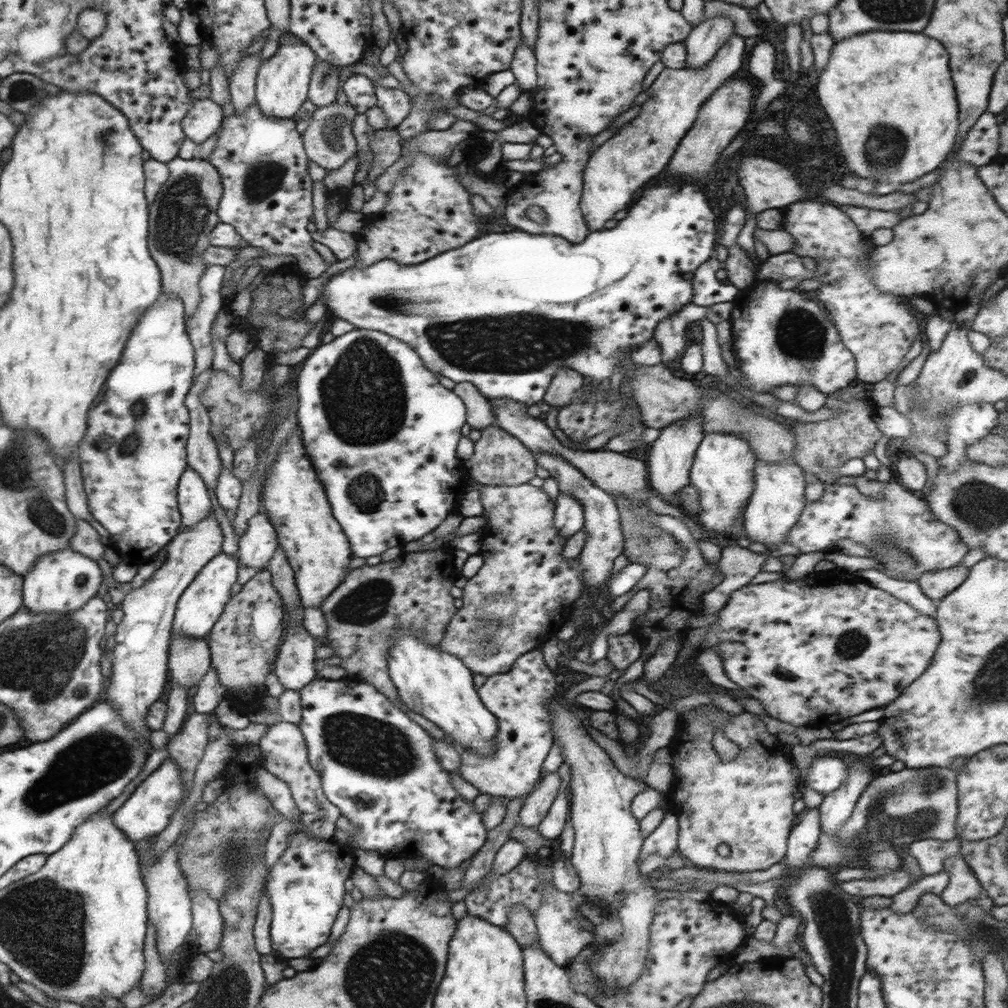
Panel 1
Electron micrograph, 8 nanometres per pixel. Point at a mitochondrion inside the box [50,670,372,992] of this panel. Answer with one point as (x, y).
(230, 854)

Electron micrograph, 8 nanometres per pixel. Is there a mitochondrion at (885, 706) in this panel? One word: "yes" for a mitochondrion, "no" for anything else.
no

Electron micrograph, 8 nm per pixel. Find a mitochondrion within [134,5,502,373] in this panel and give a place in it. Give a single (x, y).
(182, 209)

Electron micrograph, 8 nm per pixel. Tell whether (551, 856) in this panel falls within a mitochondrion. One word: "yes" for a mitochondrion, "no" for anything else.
no

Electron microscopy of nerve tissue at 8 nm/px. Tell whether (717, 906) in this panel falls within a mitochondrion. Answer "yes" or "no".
no

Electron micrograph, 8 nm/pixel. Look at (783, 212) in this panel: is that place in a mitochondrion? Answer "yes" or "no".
no

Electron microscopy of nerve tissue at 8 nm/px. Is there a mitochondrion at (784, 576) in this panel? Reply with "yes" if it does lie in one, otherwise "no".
no

